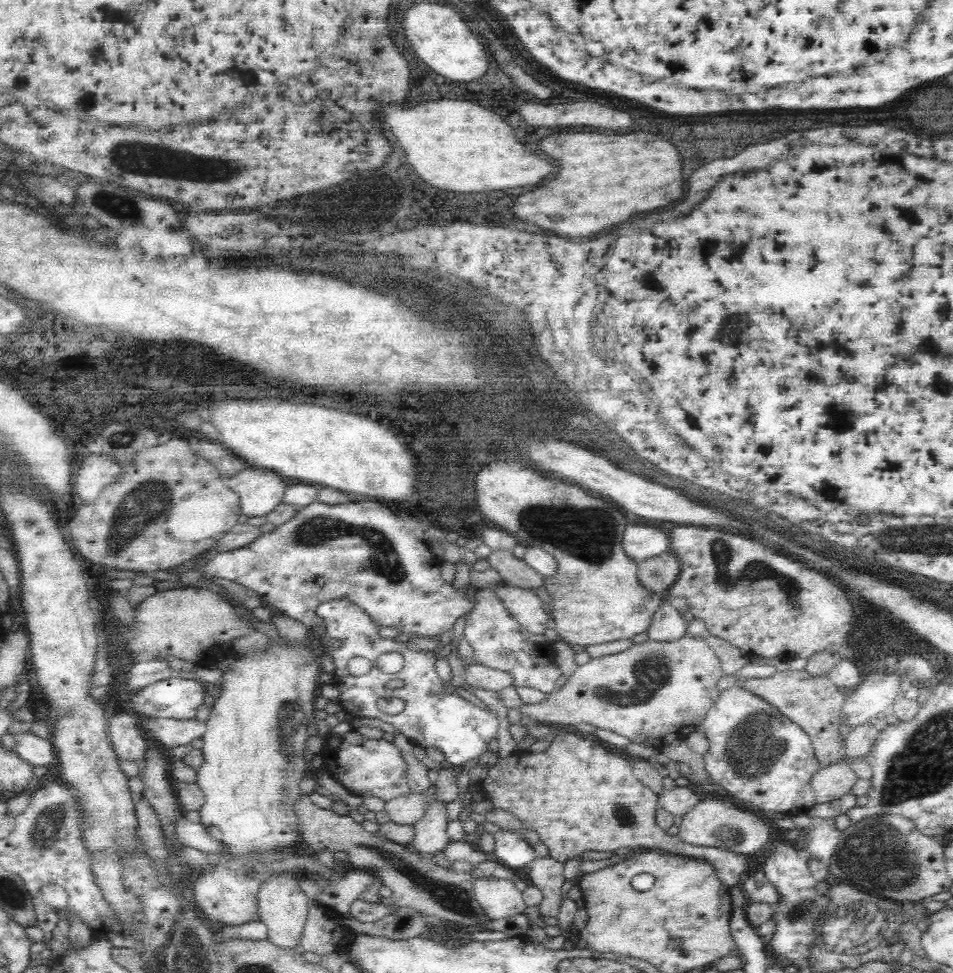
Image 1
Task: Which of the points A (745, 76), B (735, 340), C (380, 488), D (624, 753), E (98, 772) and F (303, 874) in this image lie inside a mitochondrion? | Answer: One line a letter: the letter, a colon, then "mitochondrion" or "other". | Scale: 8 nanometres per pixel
A: other
B: other
C: other
D: other
E: other
F: other

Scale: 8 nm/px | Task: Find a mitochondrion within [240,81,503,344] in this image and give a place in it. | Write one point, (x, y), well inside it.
(409, 287)

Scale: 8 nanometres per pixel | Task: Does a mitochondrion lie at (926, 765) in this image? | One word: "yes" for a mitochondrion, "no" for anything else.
yes

